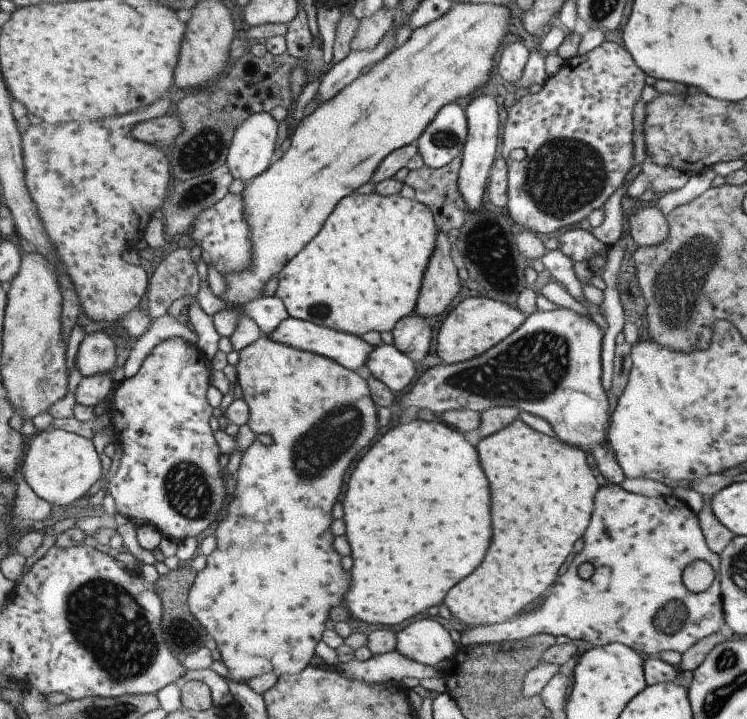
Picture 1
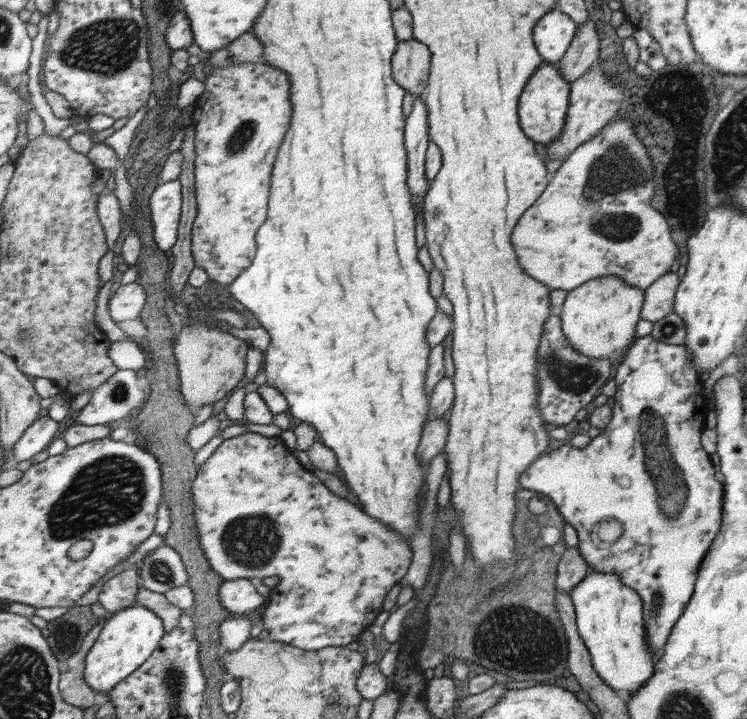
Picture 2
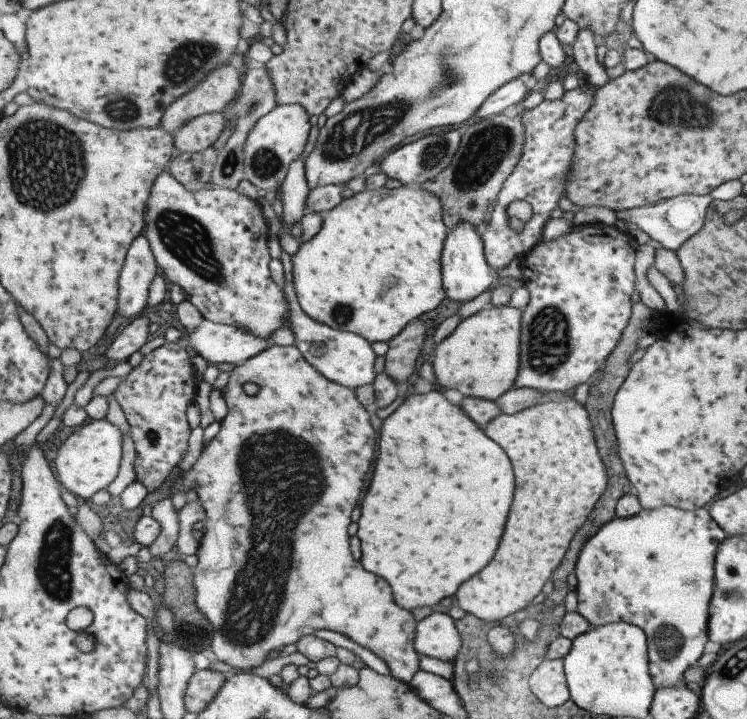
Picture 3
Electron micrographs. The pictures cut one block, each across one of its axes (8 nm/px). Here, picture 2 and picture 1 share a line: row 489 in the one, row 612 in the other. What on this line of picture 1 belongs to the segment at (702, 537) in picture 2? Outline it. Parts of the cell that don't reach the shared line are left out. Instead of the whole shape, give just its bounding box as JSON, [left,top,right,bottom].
[461,482,726,657]

